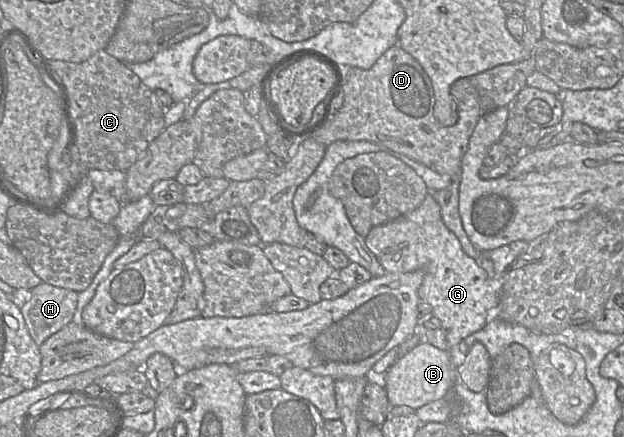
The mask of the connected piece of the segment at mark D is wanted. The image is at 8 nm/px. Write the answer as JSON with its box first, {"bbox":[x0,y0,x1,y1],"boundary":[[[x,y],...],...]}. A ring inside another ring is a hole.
{"bbox":[312,44,481,177],"boundary":[[[399,44],[390,47],[370,69],[350,67],[344,69],[344,102],[341,109],[331,115],[312,138],[329,146],[335,141],[370,141],[385,147],[386,151],[404,154],[431,170],[450,177],[459,177],[462,159],[468,150],[470,138],[481,117],[479,94],[471,78],[458,79],[450,89],[457,104],[458,120],[453,126],[441,125],[434,116],[436,104],[431,80],[419,62]]]}

